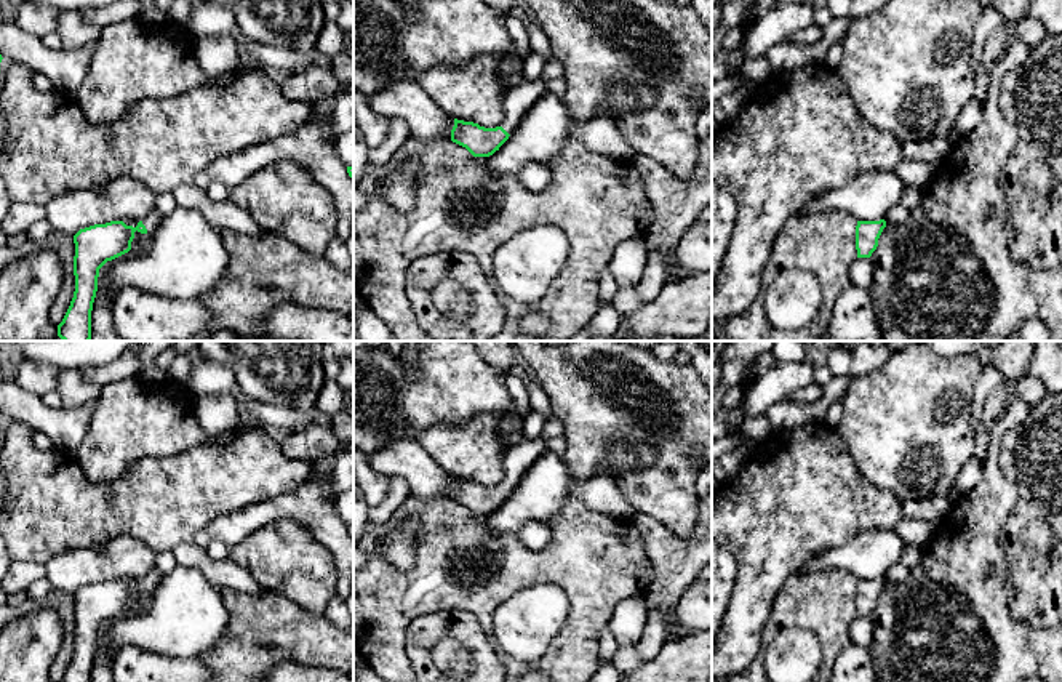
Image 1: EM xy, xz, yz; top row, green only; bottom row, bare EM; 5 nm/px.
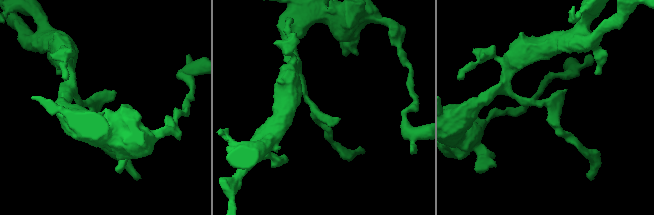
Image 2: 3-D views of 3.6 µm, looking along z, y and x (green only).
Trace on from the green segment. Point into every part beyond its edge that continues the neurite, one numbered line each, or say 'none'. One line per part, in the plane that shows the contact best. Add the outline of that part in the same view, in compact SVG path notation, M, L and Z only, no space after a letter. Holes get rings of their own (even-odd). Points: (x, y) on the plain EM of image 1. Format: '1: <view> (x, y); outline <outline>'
1: xy (152, 578); outline M157 570L149 572L144 578L141 578L147 588L147 592L154 592L160 584L162 575Z

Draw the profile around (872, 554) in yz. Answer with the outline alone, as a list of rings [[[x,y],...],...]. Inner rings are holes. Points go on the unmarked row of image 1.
[[[867,530],[849,543],[806,564],[800,573],[843,568],[857,580],[880,580],[900,562],[907,541],[894,530]]]

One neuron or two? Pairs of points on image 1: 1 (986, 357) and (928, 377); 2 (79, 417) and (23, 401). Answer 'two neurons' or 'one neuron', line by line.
1: two neurons
2: one neuron

